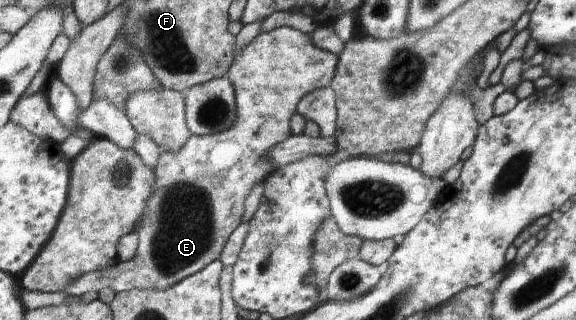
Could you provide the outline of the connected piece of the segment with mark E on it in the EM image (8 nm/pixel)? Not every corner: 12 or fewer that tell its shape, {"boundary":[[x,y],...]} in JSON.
{"boundary":[[288,26],[227,79],[237,123],[161,150],[131,261],[64,291],[167,291],[223,253],[340,58]]}

